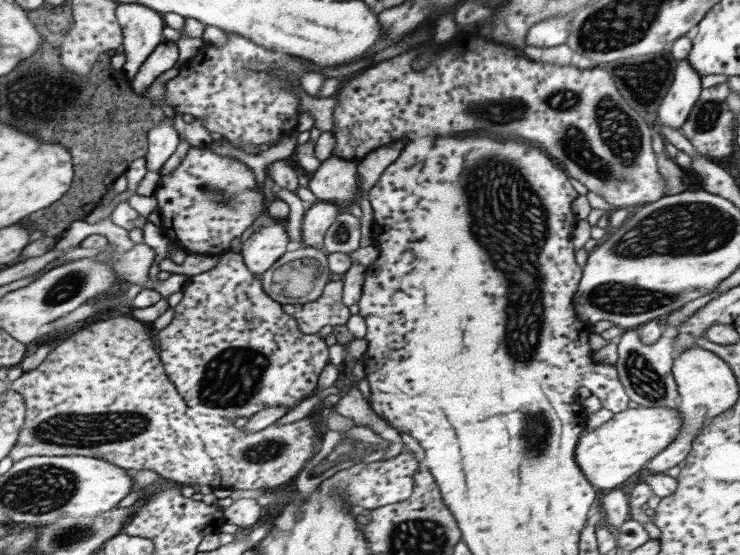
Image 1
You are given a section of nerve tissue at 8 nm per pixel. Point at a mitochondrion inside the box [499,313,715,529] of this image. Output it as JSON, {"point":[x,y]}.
{"point":[535,425]}

